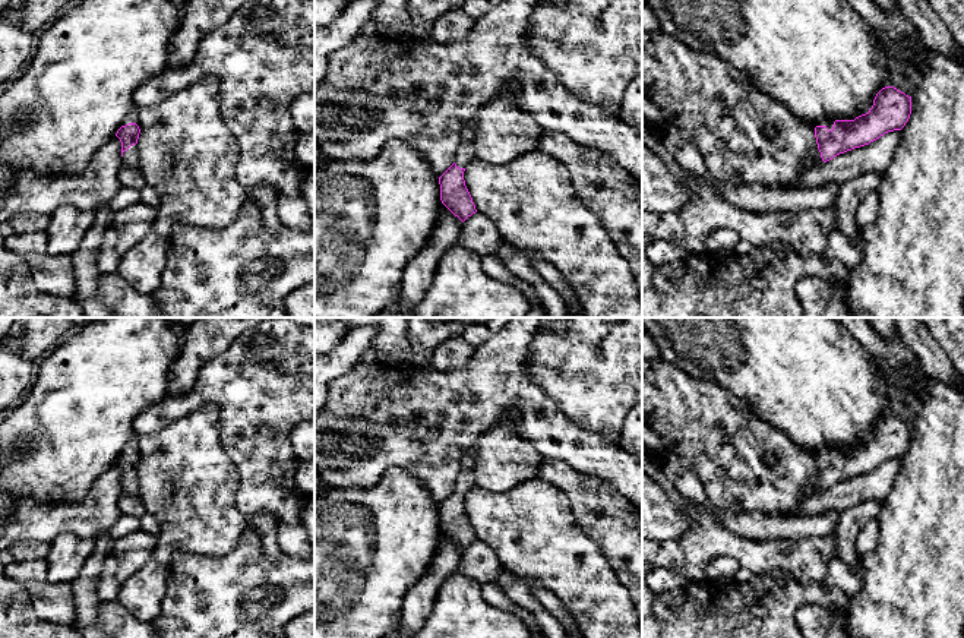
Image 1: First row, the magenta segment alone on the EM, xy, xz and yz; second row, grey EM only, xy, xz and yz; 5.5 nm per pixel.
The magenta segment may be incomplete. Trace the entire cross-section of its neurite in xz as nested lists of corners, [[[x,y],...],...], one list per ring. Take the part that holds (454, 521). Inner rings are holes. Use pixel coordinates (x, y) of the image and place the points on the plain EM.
[[[475,443],[464,454],[453,492],[439,505],[442,531],[462,550],[477,540],[464,508],[465,495],[475,486],[472,478],[474,457]]]

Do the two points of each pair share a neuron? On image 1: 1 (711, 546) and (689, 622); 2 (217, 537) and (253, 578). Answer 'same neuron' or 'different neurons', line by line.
1: different neurons
2: different neurons

